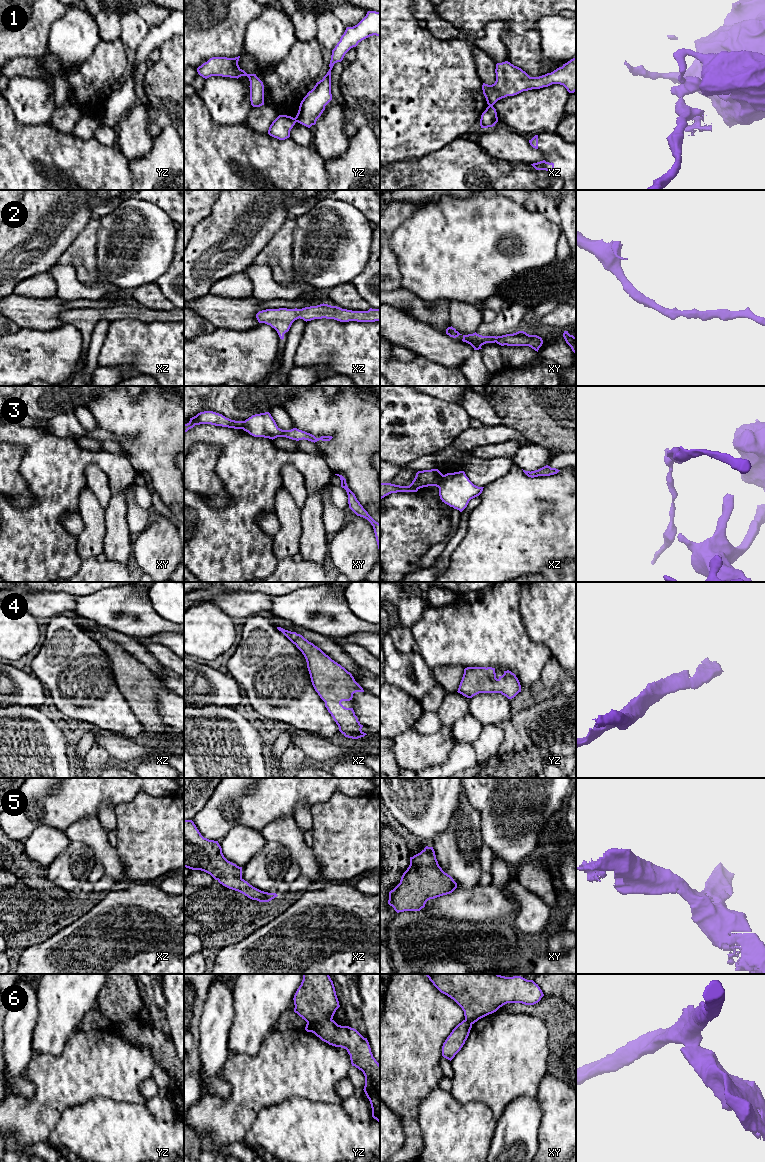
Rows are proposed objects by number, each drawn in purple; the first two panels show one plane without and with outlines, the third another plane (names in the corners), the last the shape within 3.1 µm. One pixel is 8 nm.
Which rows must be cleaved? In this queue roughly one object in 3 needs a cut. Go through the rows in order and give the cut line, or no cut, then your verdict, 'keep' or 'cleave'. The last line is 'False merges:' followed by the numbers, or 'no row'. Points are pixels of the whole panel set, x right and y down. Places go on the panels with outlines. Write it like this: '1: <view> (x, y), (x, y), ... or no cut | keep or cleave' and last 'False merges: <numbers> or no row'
1: yz (294, 118), (296, 121) | cleave
2: no cut | keep
3: no cut | keep
4: no cut | keep
5: no cut | keep
6: yz (331, 1019), (315, 1020), (307, 1023) | cleave
False merges: 1, 6

